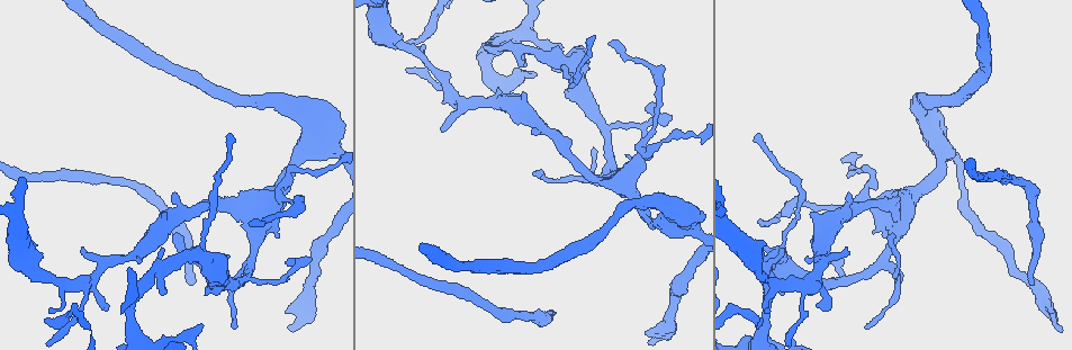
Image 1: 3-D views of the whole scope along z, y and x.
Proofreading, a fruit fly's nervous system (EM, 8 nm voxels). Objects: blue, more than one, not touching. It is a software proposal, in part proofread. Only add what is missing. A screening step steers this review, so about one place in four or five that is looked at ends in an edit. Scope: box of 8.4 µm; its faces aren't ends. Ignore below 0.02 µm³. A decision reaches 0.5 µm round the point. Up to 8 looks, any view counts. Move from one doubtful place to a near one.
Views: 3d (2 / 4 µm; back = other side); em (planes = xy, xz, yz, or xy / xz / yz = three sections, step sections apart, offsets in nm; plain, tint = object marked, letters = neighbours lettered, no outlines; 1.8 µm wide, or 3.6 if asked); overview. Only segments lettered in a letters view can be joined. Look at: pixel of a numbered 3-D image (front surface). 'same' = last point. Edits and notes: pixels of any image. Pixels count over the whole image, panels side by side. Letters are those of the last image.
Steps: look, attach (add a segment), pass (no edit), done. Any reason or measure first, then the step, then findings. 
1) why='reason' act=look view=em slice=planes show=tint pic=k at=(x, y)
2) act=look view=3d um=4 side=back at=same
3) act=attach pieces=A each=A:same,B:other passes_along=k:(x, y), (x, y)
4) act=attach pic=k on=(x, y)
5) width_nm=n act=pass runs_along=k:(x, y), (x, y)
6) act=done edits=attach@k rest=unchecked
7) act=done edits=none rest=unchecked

why='free end' act=look view=em slice=planes show=letters pic=1 at=(883, 237)

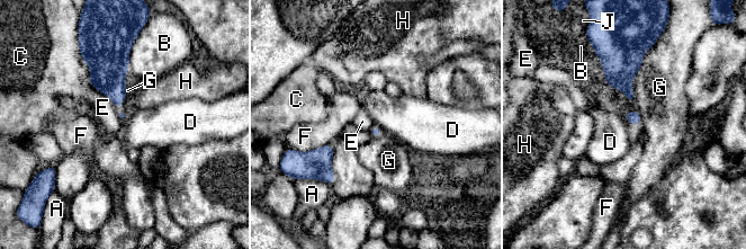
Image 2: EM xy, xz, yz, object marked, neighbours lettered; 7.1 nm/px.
act=pass each=A:other,B:other,C:other,D:other,E:other,F:other,G:other,H:other,J:other found='no lettered segment goes on from it'

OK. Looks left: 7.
why='branch point' act=look view=em slice=xy step=16 show=letters pic=1 at=(556, 60)

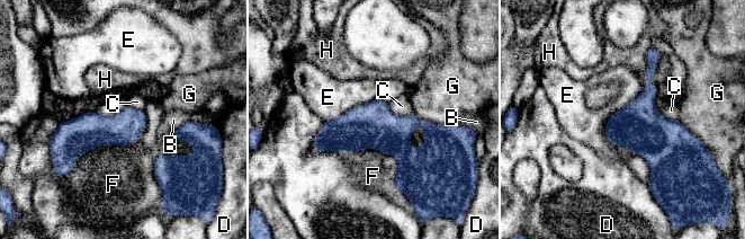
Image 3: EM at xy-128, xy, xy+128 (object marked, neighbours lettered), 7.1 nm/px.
width_nm=240 act=pass each=B:other,C:other,D:other,E:other,F:other,G:other,H:other border=3:(387, 104), (395, 114), (413, 114) found='no lettered segment goes on from it'

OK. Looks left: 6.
why='an open end' act=look view=3d um=2 pic=1 at=(103, 306)

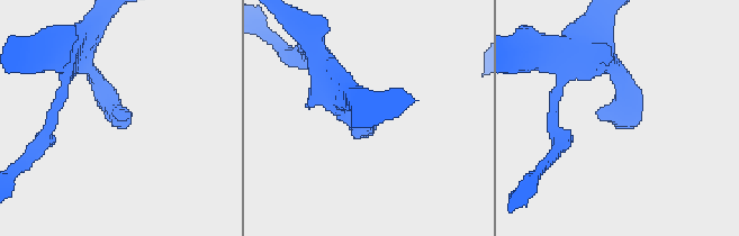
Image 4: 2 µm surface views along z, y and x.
why='need the tissue' act=look view=em slice=yz step=16 show=letters pic=4 at=(116, 116)

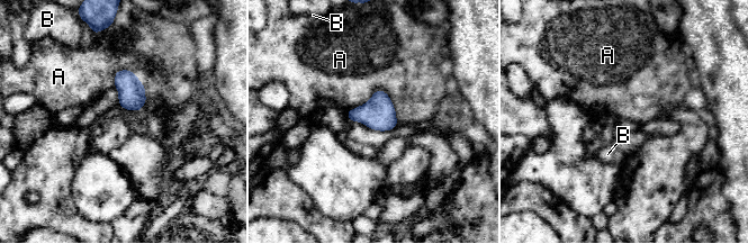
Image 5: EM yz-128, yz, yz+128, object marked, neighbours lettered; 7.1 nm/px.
why='another direction' act=look view=em slice=planes show=letters at=same

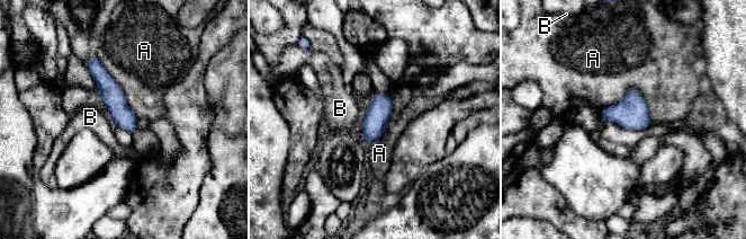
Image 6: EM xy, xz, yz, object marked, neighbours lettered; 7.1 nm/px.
longest_contact=A:380nm act=pass each=A:other,B:other found='none of them fits'

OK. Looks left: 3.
why='long arm stops here' act=look view=em slice=planes show=tint pic=1 at=(593, 35)

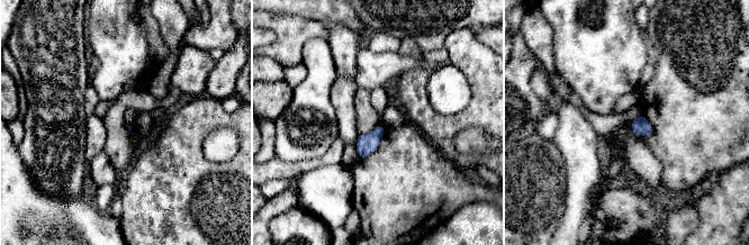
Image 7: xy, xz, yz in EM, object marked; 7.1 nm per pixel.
why='see the neighbours' act=look view=em slice=planes show=letters at=same

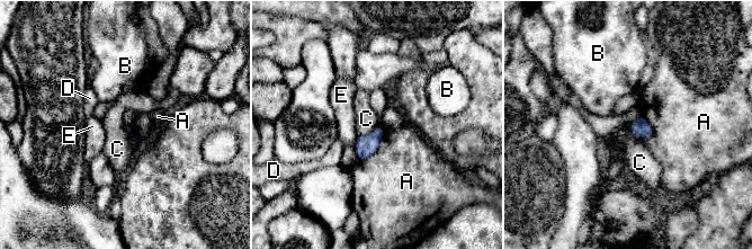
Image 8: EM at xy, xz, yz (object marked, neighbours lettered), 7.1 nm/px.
act=pass each=A:other,B:other,C:other,D:other,E:other border=8:(378, 126), (368, 134), (358, 135) found='none of them fits'

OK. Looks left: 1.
act=done edits=none rest=unchecked

